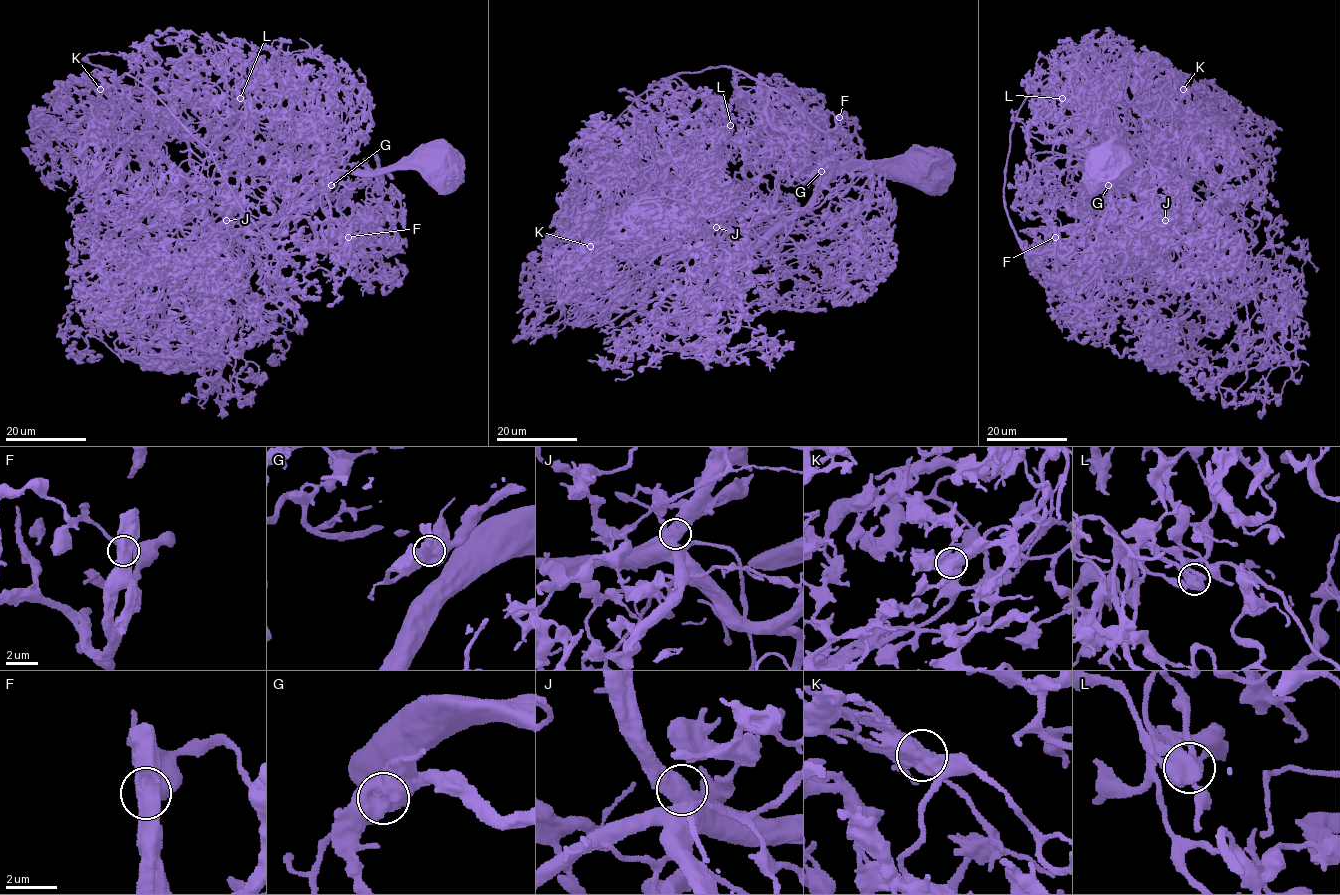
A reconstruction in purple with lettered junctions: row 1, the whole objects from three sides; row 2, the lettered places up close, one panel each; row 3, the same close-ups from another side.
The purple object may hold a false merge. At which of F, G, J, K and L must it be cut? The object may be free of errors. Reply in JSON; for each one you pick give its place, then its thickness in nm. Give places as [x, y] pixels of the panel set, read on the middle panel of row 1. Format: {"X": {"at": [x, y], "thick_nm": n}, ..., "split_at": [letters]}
{"G": {"at": [821, 171], "thick_nm": 650}, "split_at": ["G"]}

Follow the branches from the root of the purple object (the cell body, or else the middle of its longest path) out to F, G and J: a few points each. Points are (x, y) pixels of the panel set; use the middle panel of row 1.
F: (924, 165), (841, 169), (724, 257), (718, 229), (765, 255), (819, 201), (839, 116)
G: (924, 165), (841, 169), (722, 255), (718, 229), (761, 255), (779, 243), (819, 201), (833, 159), (821, 171)
J: (924, 165), (886, 163), (871, 169), (841, 169), (799, 211), (728, 257), (722, 255), (724, 243), (716, 227)

